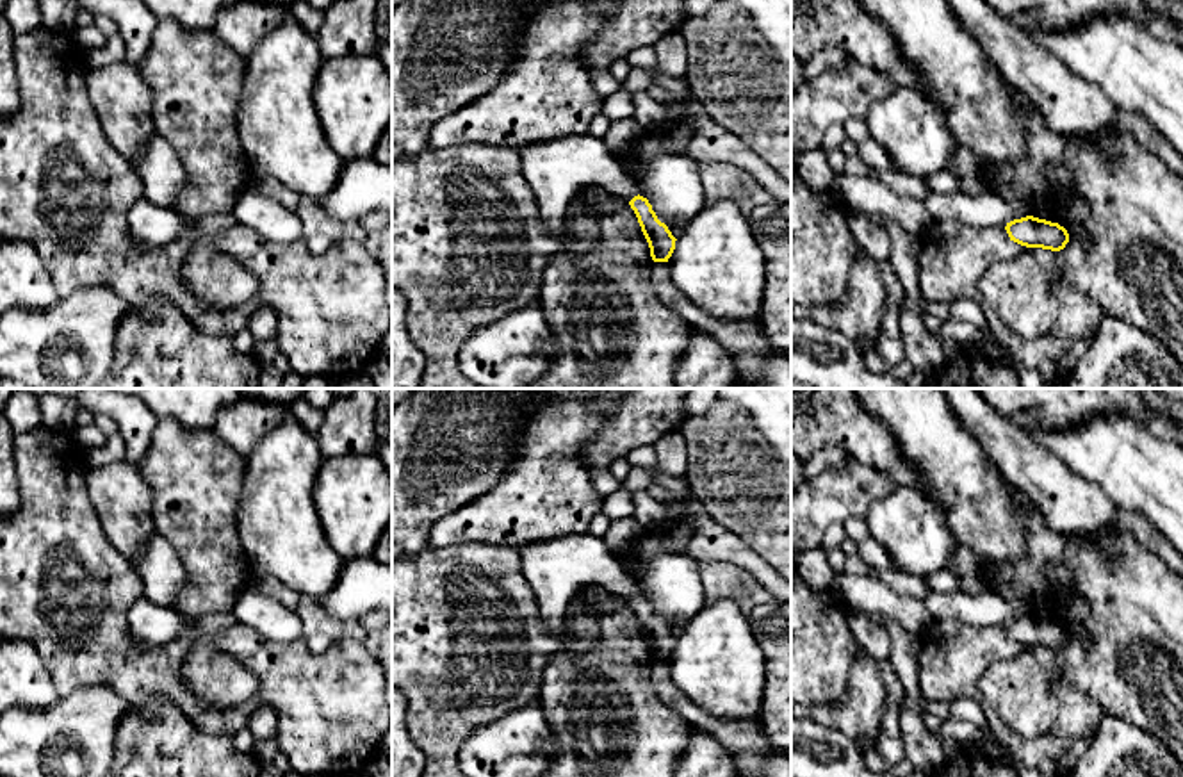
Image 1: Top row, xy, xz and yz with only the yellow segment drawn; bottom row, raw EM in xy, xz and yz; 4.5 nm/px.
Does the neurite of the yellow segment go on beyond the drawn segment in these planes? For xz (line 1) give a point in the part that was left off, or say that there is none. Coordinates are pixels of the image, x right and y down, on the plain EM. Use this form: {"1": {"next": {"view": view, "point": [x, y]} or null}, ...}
{"1": {"next": {"view": "xz", "point": [556, 569]}}}

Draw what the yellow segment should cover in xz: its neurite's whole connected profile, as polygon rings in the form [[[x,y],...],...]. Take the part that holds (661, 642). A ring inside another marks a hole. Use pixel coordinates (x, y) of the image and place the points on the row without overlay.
[[[588,533],[565,535],[518,549],[522,572],[536,593],[543,624],[558,631],[575,593],[595,585],[609,595],[625,597],[634,609],[649,642],[654,661],[668,661],[675,636],[652,609],[647,597],[638,593],[634,579],[622,568],[604,538]]]

